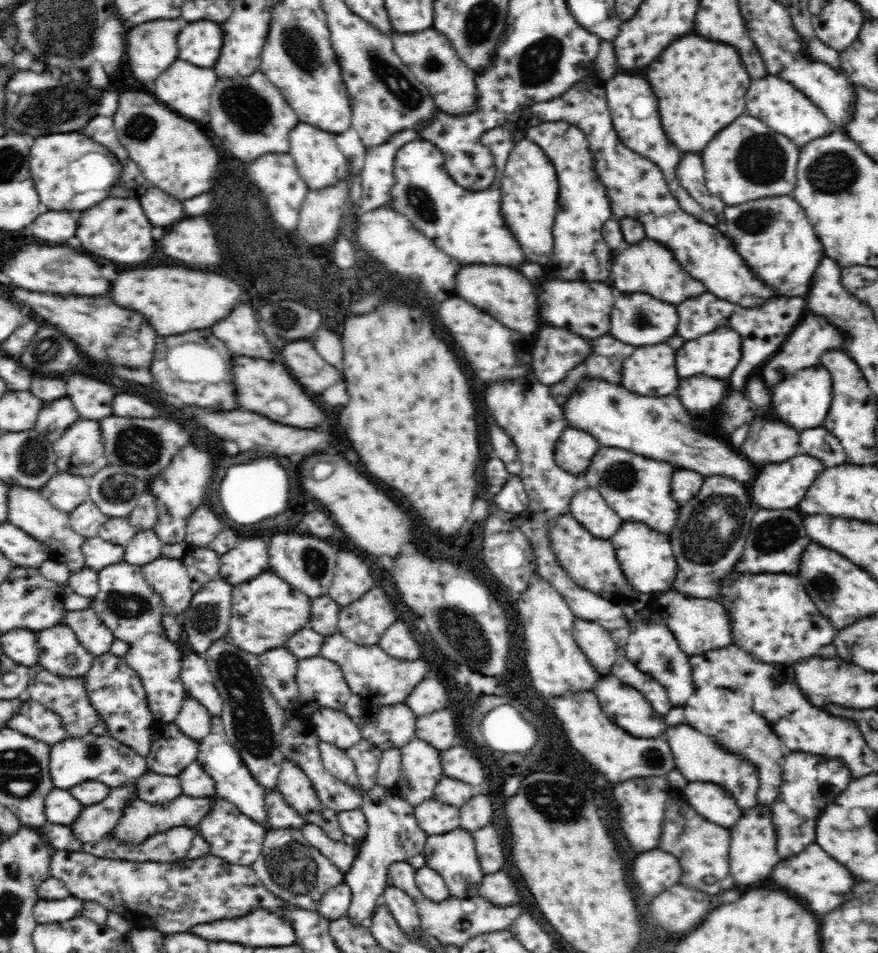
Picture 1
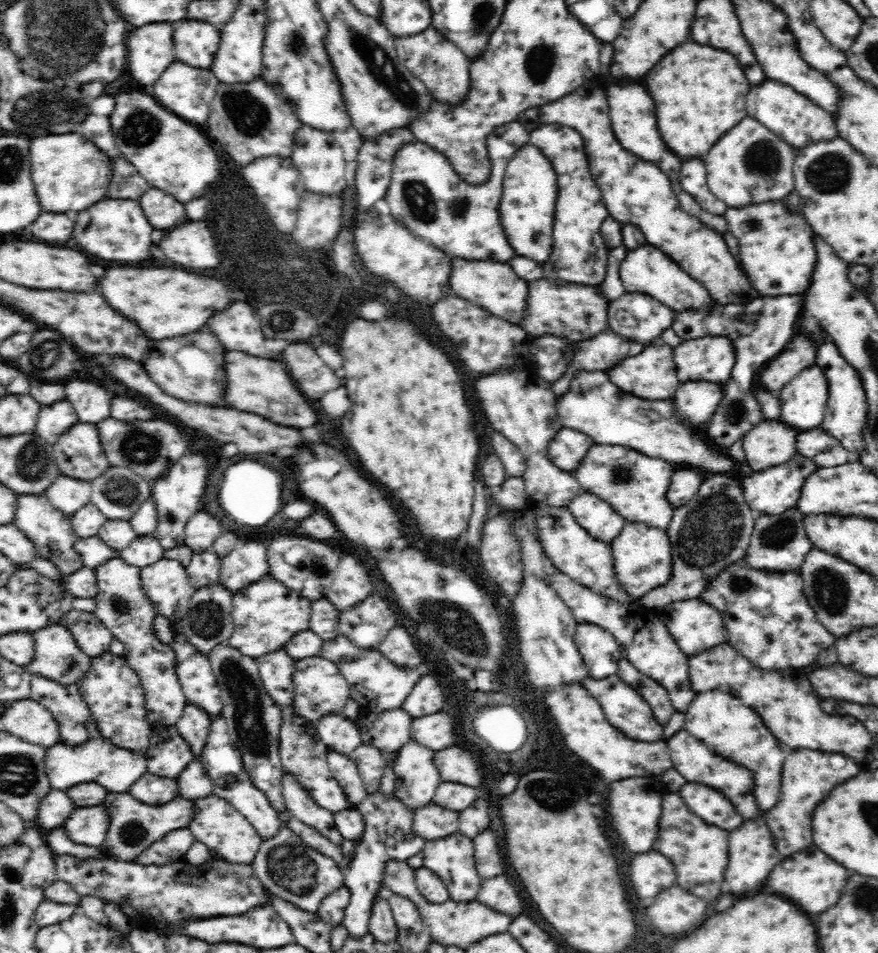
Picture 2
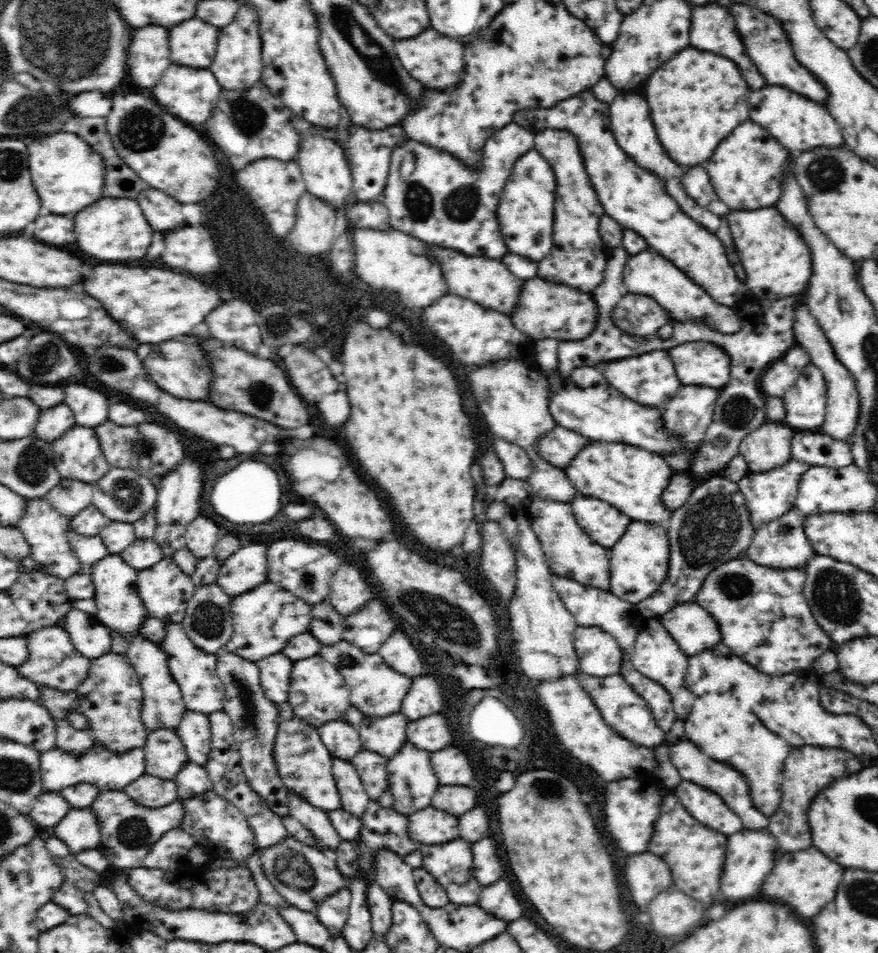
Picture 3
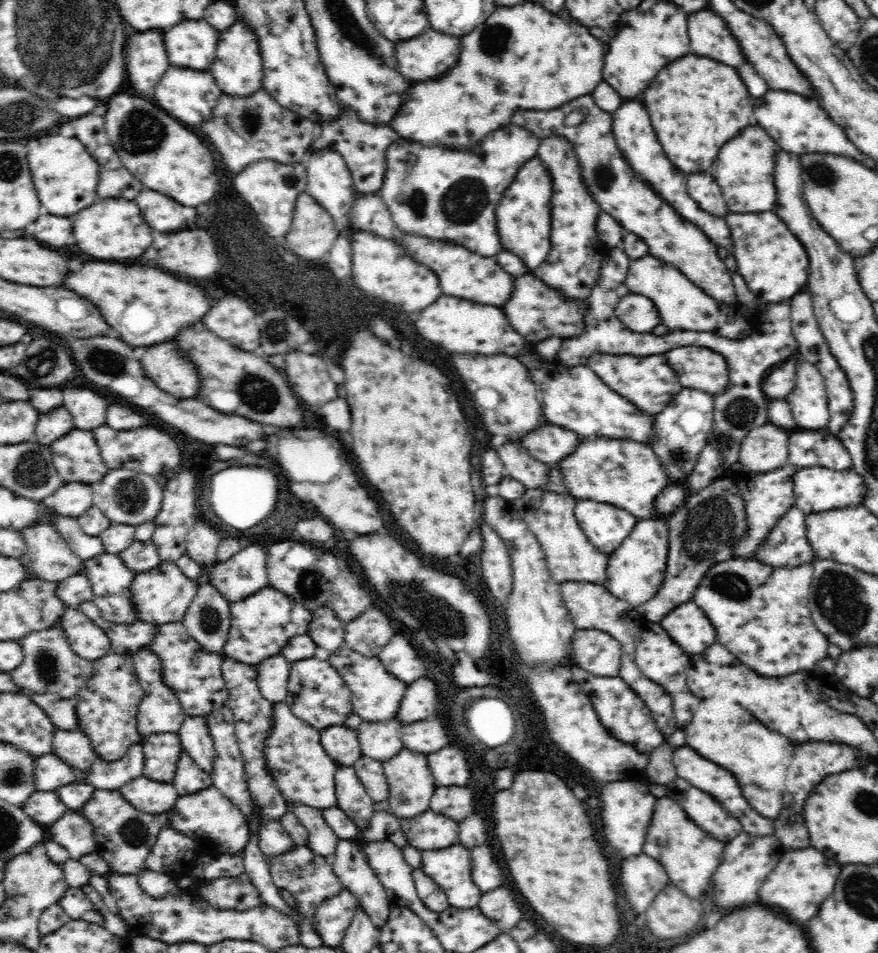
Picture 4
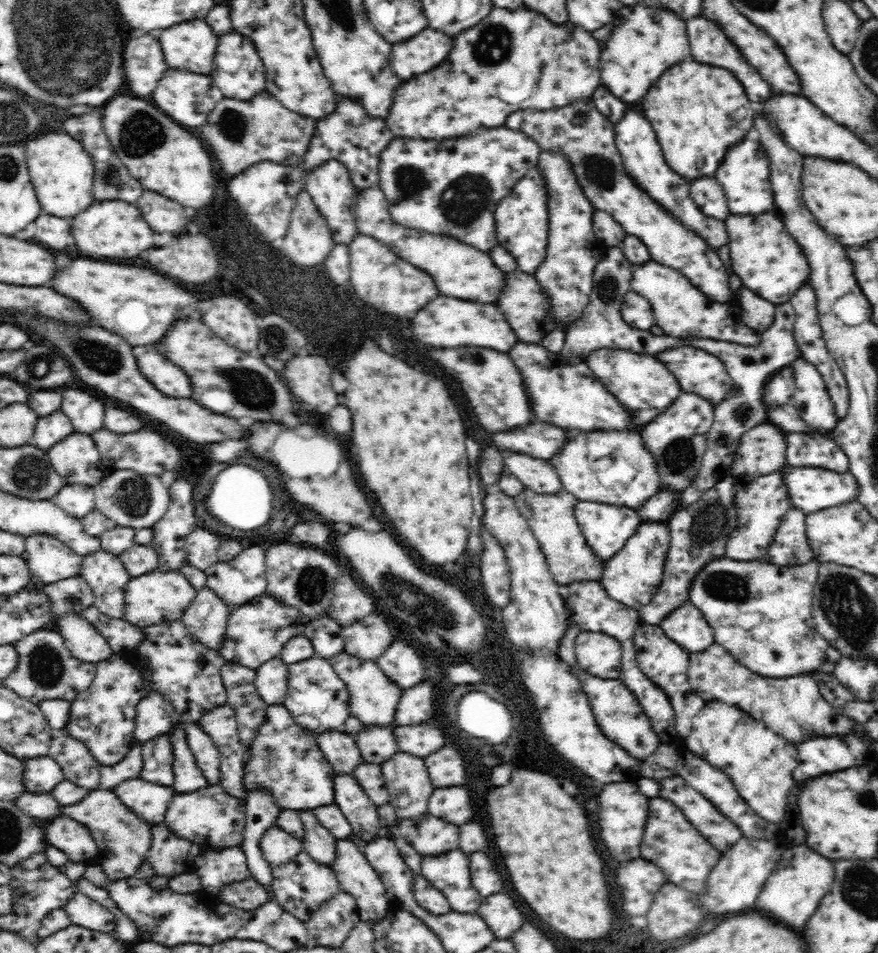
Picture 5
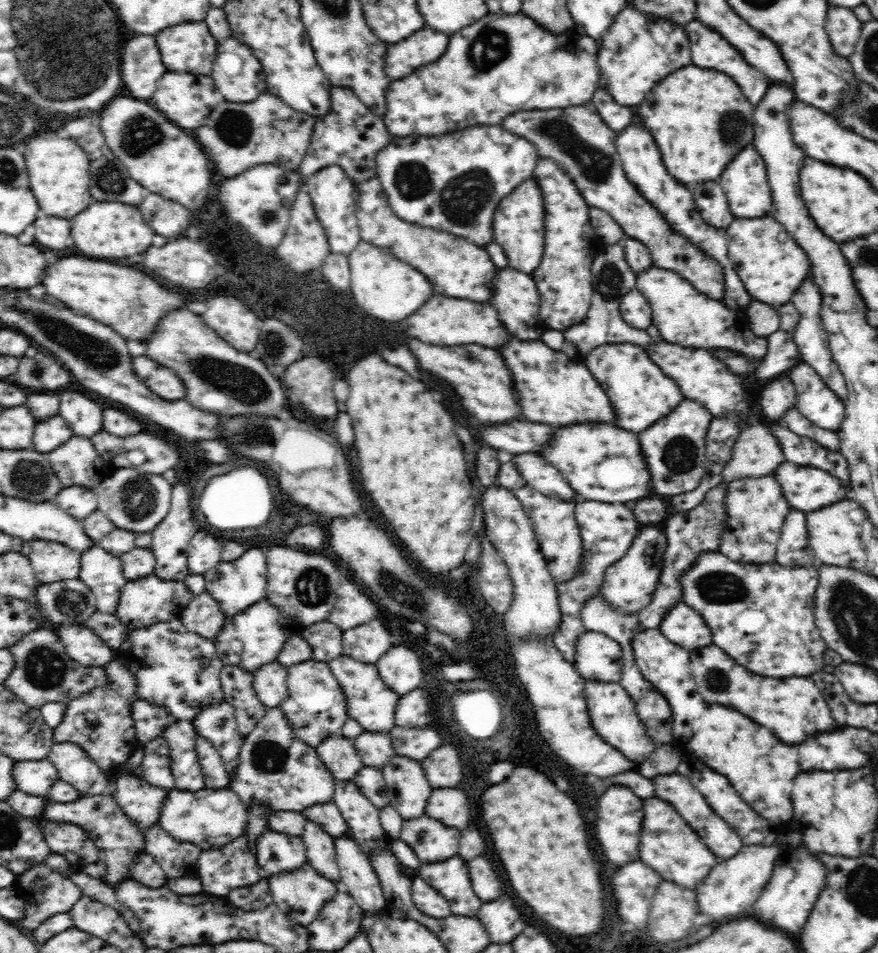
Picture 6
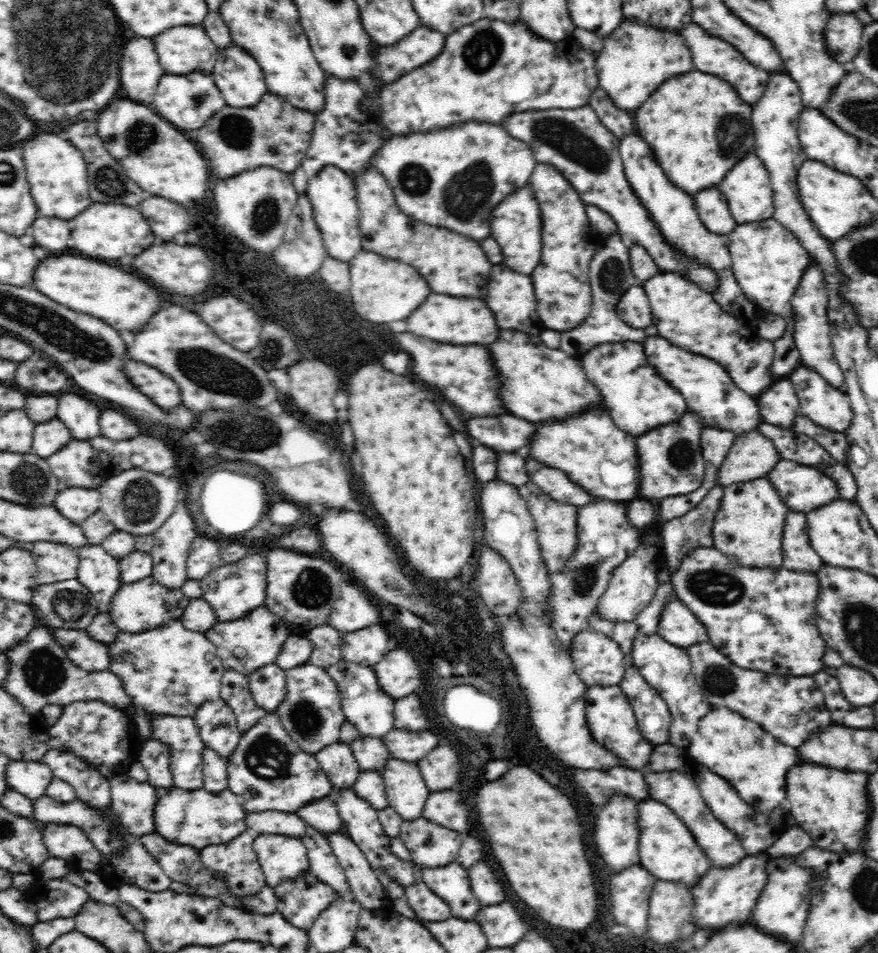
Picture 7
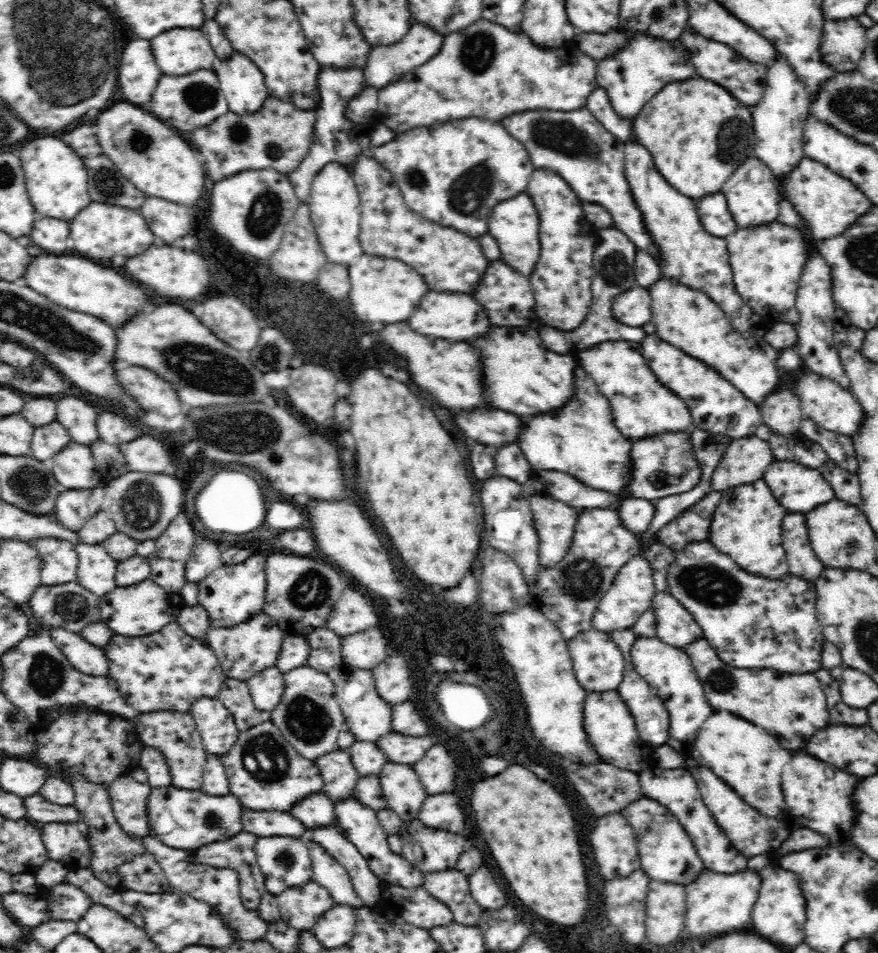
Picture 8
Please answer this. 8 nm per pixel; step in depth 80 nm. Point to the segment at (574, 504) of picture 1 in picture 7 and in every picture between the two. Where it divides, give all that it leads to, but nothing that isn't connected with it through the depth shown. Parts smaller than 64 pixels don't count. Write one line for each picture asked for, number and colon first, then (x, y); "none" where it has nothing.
2: (597, 516)
3: (604, 524)
4: (606, 526)
5: (607, 528)
6: (607, 530)
7: (605, 538)

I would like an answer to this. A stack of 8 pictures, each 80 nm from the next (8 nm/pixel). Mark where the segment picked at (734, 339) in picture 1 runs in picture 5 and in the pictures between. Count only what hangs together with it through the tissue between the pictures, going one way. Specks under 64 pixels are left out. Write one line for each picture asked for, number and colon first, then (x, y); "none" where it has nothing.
2: (711, 359)
3: (703, 365)
4: (700, 369)
5: (698, 372)

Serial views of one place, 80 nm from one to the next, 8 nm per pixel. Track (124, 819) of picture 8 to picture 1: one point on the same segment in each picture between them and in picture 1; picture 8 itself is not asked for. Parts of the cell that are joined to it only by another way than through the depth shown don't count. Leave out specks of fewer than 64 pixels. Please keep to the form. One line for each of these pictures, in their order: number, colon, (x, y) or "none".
1: (156, 789)
2: (150, 789)
3: (150, 791)
4: (153, 797)
5: (146, 800)
6: (141, 802)
7: (132, 803)

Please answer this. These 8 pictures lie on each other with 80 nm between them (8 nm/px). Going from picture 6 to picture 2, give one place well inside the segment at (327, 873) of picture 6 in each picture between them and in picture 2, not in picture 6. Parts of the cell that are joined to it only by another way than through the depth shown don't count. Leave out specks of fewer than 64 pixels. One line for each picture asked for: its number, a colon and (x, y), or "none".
2: (300, 805)
3: (316, 820)
4: (322, 841)
5: (318, 842)

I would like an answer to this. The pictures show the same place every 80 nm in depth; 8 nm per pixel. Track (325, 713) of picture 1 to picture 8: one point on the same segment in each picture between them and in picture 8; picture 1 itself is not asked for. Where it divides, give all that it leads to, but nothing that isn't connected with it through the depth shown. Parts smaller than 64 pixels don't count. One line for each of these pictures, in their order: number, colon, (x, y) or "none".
2: (336, 732)
3: (341, 738)
4: (341, 744)
5: (340, 750)
6: (338, 754)
7: (337, 761)
8: (339, 776)

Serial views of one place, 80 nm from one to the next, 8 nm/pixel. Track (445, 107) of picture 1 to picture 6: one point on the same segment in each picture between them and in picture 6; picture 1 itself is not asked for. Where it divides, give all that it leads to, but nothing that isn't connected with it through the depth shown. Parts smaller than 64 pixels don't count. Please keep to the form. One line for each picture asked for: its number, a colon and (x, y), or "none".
2: (437, 61)
3: (436, 60)
4: (427, 56)
5: (425, 51)
6: (425, 46)

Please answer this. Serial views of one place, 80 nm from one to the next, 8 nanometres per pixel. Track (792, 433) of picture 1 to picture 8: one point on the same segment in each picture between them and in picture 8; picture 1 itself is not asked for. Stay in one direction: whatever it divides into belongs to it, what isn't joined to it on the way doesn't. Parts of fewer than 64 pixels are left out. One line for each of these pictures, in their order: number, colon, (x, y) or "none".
2: (771, 443)
3: (768, 447)
4: (763, 449)
5: (763, 449)
6: (757, 453)
7: (752, 456)
8: (745, 460)

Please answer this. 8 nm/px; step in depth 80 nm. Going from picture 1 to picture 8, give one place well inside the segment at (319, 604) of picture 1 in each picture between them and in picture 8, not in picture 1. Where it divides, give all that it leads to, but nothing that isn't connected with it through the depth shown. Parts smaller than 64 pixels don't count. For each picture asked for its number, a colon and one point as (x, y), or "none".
2: (324, 619)
3: (327, 625)
4: (325, 629)
5: (324, 633)
6: (325, 638)
7: (326, 641)
8: (325, 646)

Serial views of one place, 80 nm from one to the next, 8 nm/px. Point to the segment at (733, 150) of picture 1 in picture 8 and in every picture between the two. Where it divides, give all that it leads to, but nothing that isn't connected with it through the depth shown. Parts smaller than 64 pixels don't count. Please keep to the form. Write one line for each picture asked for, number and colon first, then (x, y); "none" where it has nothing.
2: (749, 165)
3: (746, 169)
4: (743, 169)
5: (744, 173)
6: (745, 183)
7: (747, 189)
8: (752, 197)

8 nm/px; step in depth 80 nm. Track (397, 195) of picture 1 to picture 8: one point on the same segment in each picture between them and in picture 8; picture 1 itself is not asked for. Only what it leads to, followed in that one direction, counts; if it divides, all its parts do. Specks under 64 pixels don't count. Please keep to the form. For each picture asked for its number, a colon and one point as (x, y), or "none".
2: (426, 195)
3: (443, 201)
4: (432, 190)
5: (450, 186)
6: (453, 182)
7: (449, 178)
8: (446, 172)

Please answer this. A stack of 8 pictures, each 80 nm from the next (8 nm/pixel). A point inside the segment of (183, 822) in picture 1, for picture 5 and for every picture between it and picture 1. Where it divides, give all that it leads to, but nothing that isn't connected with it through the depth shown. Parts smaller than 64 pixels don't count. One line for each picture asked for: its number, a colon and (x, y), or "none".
2: (133, 826)
3: (128, 830)
4: (124, 835)
5: (123, 840)

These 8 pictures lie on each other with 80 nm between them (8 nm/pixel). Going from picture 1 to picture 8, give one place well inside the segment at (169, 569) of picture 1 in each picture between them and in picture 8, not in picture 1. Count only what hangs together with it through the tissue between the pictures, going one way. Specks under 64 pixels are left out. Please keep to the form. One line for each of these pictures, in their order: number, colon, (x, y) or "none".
2: (166, 583)
3: (165, 590)
4: (162, 595)
5: (157, 597)
6: (148, 601)
7: (138, 607)
8: (144, 608)

